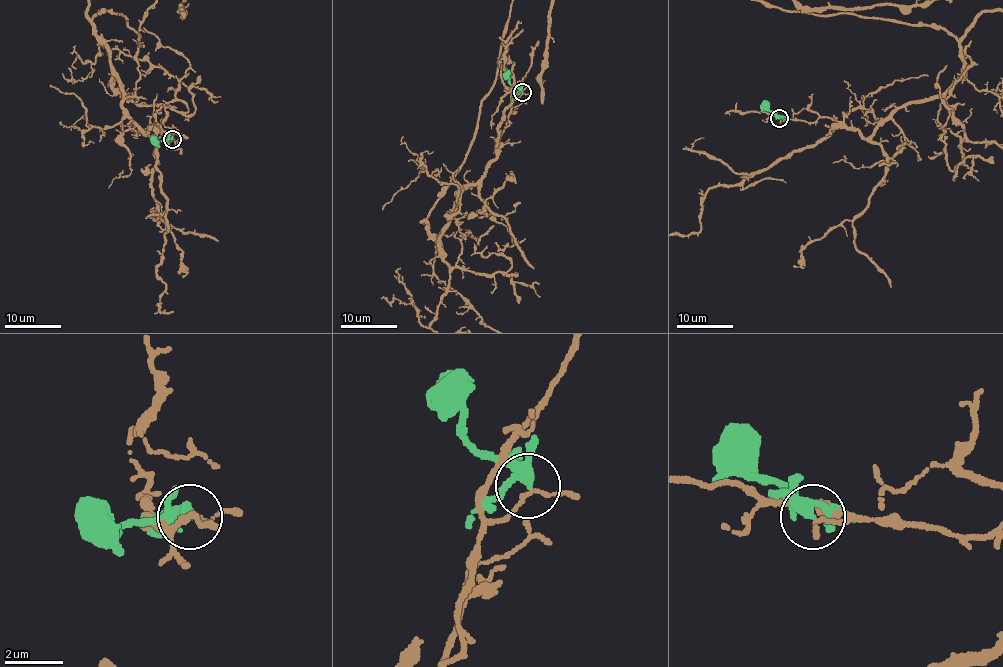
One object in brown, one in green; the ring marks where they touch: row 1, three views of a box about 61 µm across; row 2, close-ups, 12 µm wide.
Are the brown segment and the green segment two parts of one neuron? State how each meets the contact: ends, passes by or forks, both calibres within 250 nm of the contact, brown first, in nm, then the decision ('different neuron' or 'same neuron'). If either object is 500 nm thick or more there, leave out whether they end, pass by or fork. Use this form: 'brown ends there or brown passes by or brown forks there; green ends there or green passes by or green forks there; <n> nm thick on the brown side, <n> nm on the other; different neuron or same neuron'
brown passes by; green forks there; 110 nm thick on the brown side, 280 nm on the other; different neuron

